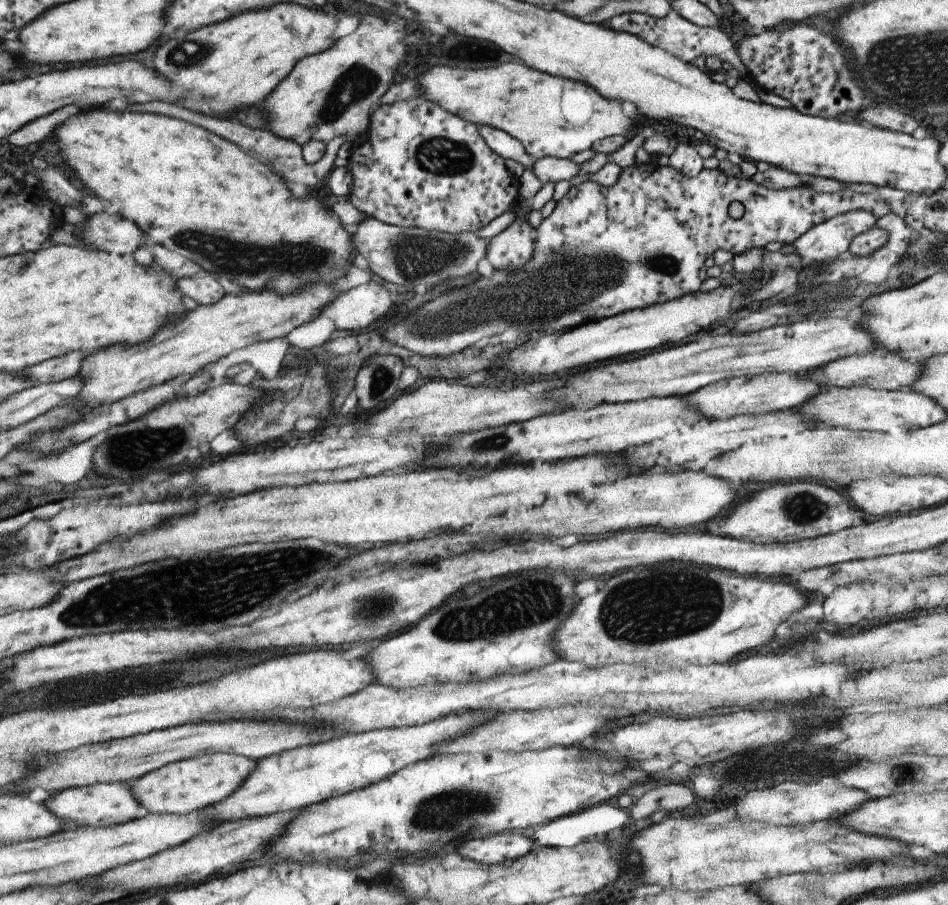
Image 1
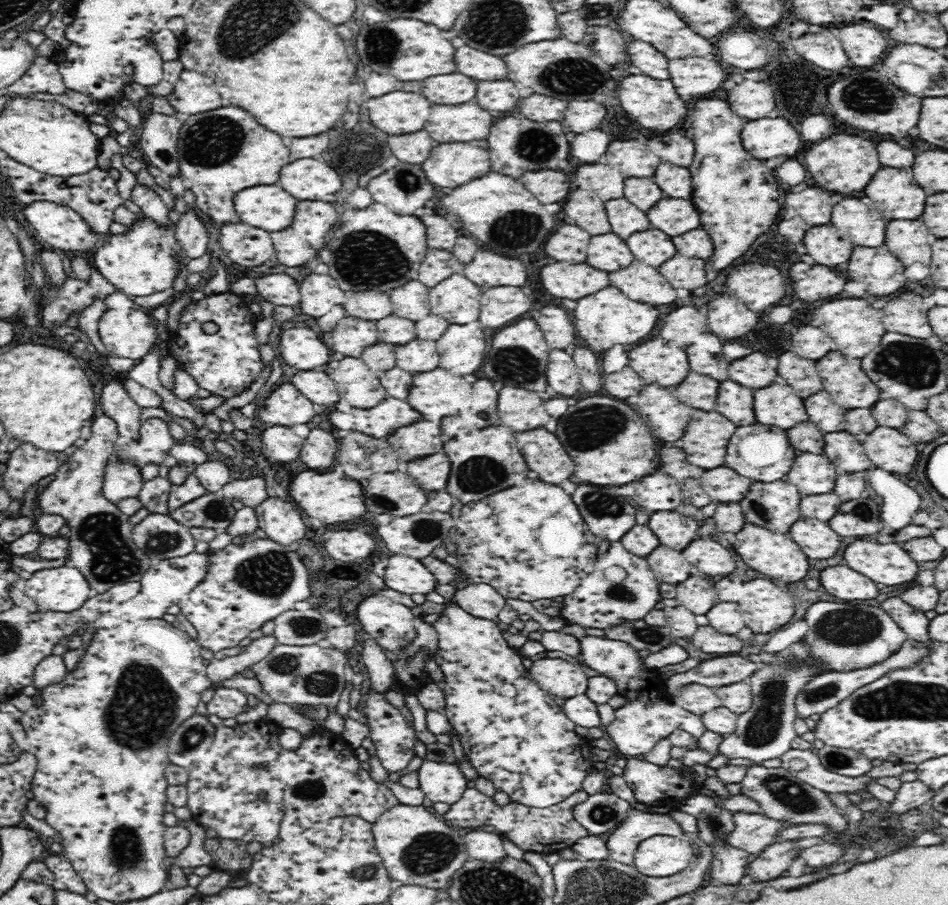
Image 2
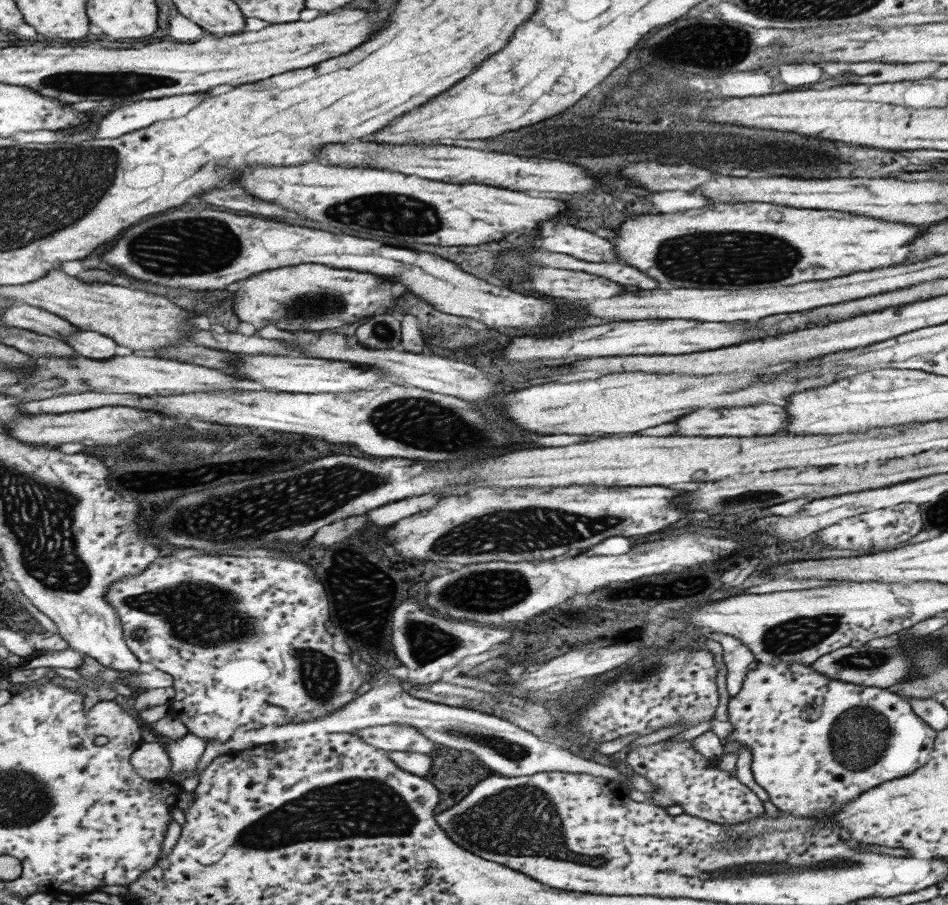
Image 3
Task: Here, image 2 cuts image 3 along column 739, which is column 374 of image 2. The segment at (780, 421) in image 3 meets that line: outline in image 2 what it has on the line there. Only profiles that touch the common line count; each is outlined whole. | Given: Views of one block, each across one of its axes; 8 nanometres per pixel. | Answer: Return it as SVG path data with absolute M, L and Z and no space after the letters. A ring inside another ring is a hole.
M388 398L370 410L350 408L348 412L336 410L330 414L330 422L338 430L358 430L362 434L376 436L376 438L390 436L400 426L406 426L418 418L420 418L420 414L416 414L416 410L412 410L412 406L408 406L406 402L396 400L396 398Z

